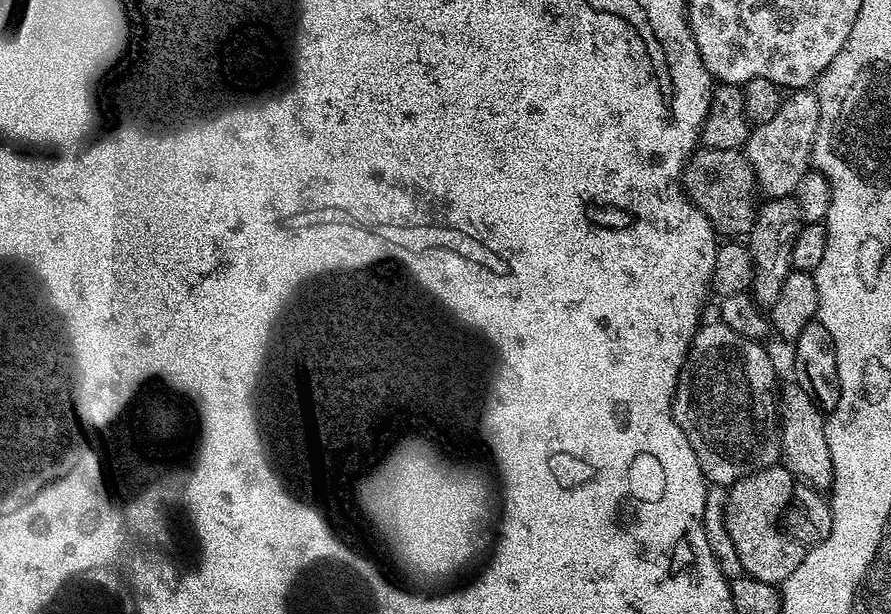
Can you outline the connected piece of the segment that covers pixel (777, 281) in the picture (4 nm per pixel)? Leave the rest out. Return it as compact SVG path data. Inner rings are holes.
M795 195L765 199L756 209L756 217L746 237L748 253L754 266L750 295L765 310L774 306L778 300L778 290L782 290L782 282L786 282L788 273L793 271L792 251L801 227L800 207Z

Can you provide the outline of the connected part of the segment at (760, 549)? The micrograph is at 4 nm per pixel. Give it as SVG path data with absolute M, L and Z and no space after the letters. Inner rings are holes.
M773 466L750 473L727 489L724 517L726 530L730 530L730 542L734 542L738 558L742 558L745 573L758 578L758 582L783 585L784 580L798 570L798 562L804 560L805 545L795 544L780 529L780 515L792 500L792 484L794 477L787 468Z

